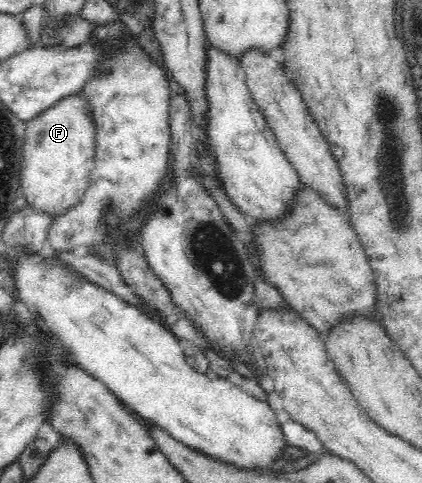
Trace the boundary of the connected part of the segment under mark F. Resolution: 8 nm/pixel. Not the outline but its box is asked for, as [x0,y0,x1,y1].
[21,91,96,218]

